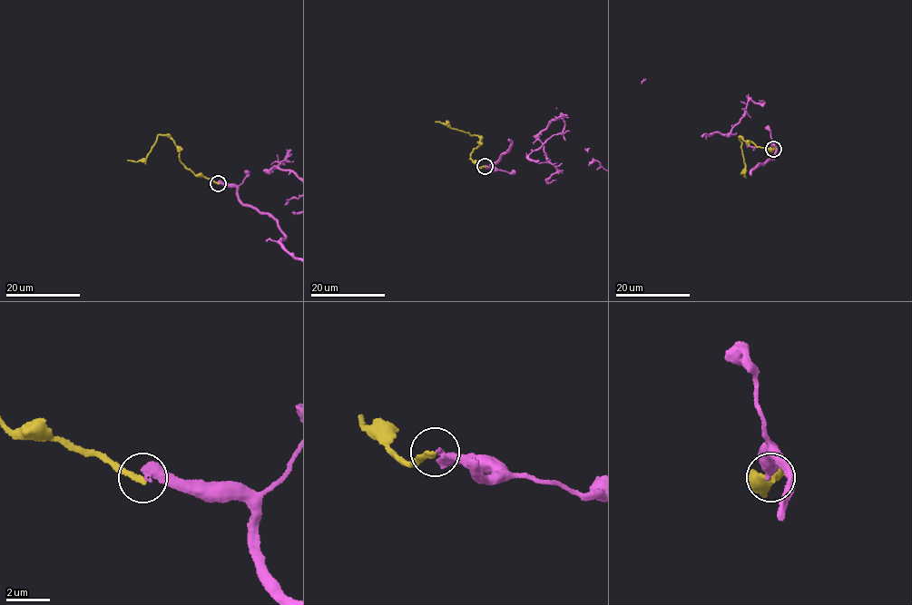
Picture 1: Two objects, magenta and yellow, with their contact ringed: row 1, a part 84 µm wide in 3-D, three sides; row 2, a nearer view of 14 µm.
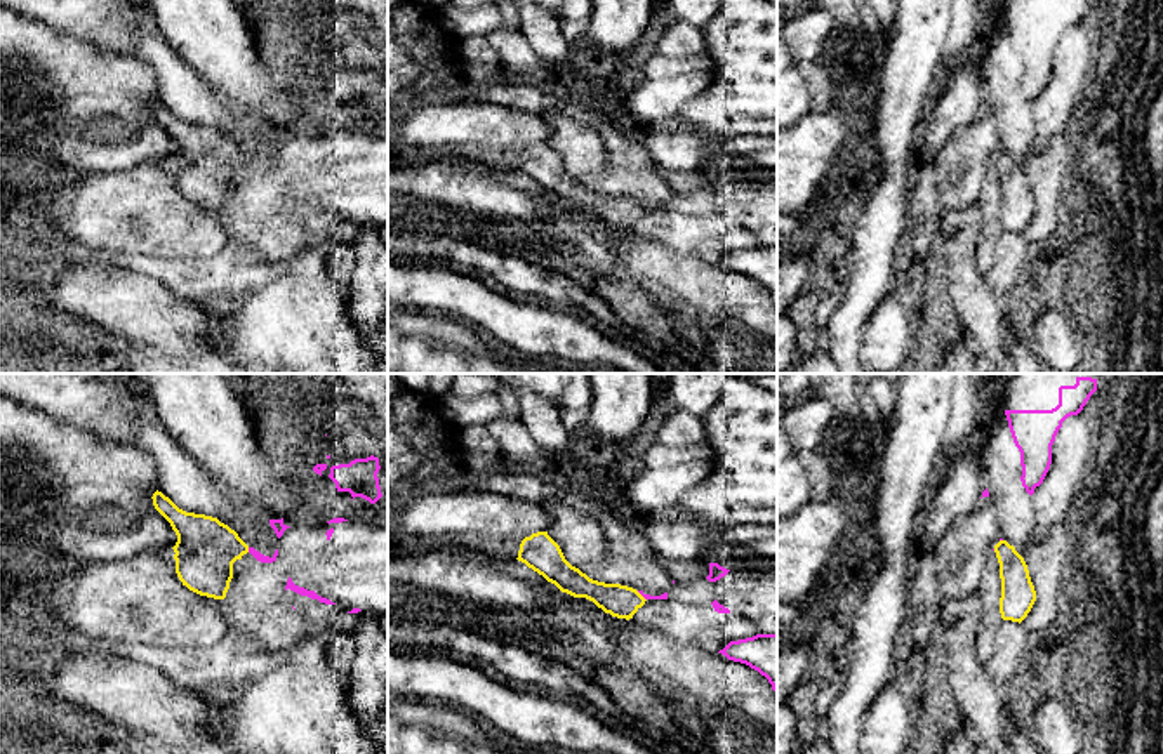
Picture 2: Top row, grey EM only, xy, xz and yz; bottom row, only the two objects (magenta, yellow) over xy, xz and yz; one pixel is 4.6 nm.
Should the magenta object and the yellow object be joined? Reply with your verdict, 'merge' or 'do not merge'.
do not merge

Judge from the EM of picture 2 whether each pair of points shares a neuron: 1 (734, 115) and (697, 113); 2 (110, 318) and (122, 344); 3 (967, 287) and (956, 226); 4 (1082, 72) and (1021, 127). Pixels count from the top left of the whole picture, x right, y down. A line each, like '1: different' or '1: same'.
1: same
2: different
3: same
4: different

